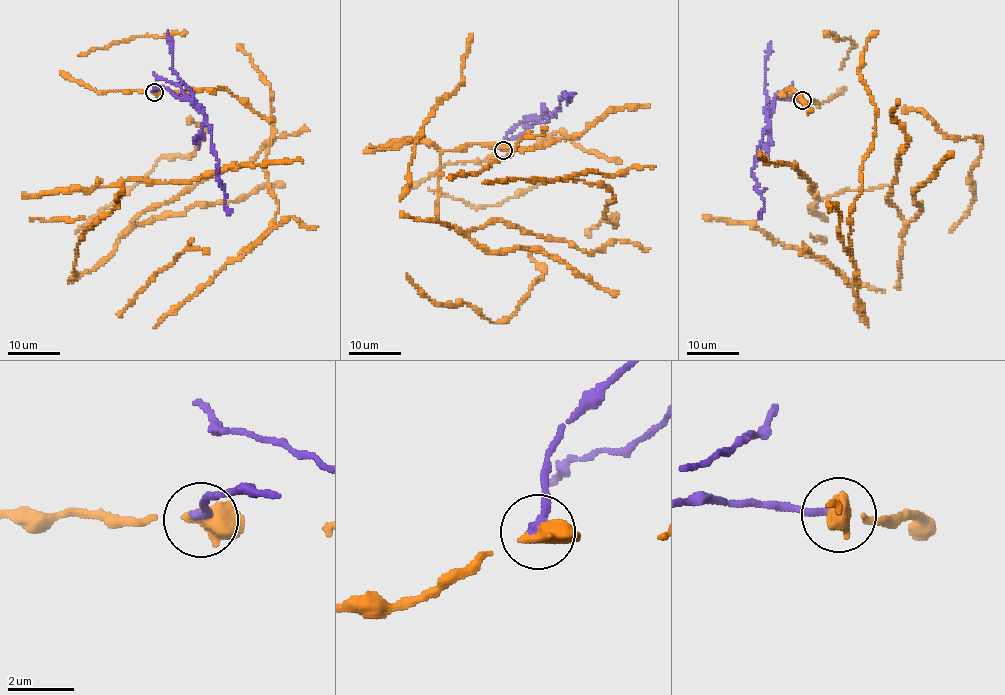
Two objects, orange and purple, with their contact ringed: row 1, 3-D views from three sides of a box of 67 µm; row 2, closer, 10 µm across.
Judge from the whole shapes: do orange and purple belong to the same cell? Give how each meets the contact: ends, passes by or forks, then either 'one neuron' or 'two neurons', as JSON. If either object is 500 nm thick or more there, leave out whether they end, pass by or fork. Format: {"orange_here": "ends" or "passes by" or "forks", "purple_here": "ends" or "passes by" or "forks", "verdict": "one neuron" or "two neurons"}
{"orange_here": "passes by", "purple_here": "ends", "verdict": "two neurons"}

